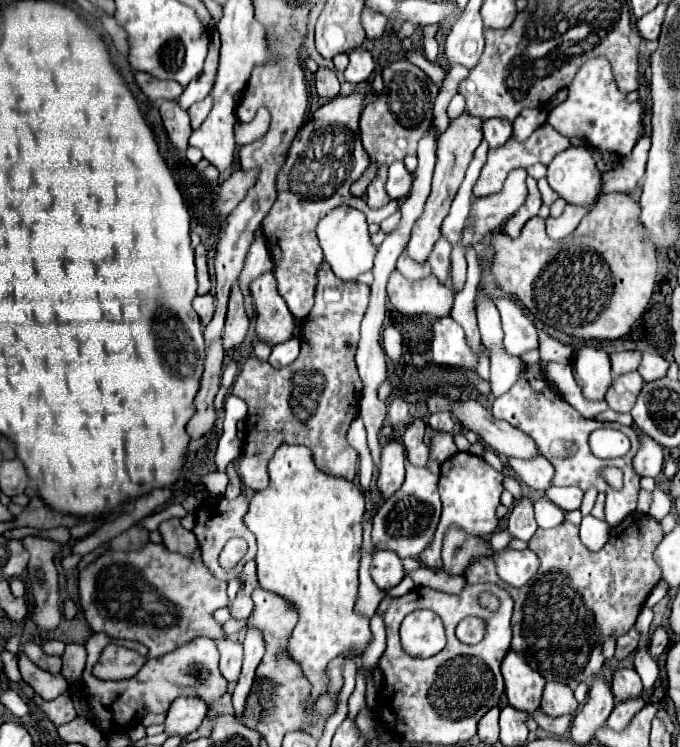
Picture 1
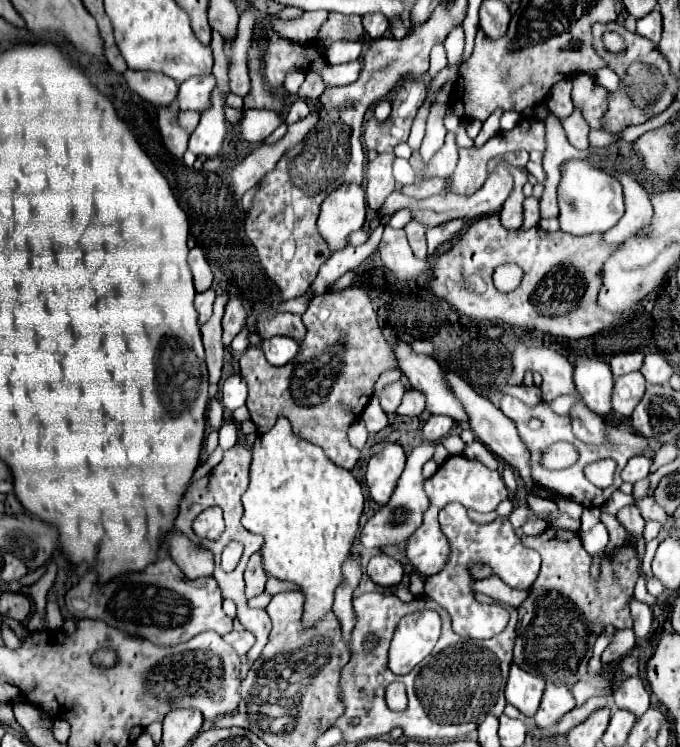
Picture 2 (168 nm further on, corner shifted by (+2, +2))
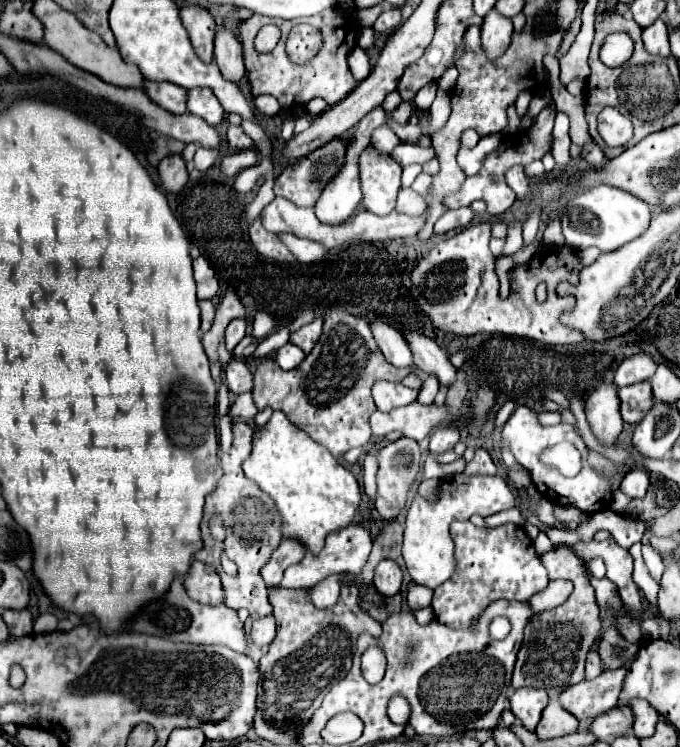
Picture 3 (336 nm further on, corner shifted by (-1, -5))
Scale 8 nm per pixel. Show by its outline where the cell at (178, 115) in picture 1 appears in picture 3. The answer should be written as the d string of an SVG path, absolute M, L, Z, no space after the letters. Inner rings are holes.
M179 154L163 158L163 162L157 166L161 186L171 194L181 194L181 190L187 184L187 168Z

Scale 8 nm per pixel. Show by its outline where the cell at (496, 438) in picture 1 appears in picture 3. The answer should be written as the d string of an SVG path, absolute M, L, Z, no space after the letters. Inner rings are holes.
M373 320L371 322L371 332L375 336L375 342L379 346L379 350L383 352L383 356L393 364L393 366L413 366L411 360L411 350L407 346L407 342L403 340L403 336L391 328L389 324L381 322L381 320Z

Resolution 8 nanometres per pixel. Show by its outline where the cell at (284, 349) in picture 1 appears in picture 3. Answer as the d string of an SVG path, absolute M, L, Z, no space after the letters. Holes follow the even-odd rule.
M287 342L285 346L281 346L281 348L277 350L277 356L275 356L277 364L279 364L283 370L293 370L293 368L297 368L297 366L303 362L303 358L305 358L305 352L303 352L299 346L291 344L291 342Z

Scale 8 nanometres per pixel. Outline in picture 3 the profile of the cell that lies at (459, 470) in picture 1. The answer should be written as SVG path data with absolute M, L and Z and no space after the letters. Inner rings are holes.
M455 474L441 480L439 498L427 502L421 496L415 496L407 512L405 542L403 542L403 560L407 572L415 584L435 590L453 574L453 540L449 536L449 524L453 520L469 520L471 514L491 516L501 510L515 506L515 496L511 494L507 482L501 476L467 476Z

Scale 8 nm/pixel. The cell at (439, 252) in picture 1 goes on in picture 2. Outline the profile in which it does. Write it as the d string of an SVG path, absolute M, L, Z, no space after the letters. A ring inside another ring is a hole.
M442 223L442 225L430 227L430 229L426 231L428 257L434 257L434 255L438 253L438 249L440 249L446 241L454 239L454 237L460 233L462 227L464 227L464 223Z

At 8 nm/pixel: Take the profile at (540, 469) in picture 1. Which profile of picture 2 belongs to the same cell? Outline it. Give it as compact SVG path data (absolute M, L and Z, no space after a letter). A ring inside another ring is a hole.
M448 373L448 383L452 383L452 391L456 391L456 397L460 399L460 403L464 403L464 409L468 411L468 415L472 415L472 423L470 429L474 431L476 439L482 441L492 453L496 453L500 459L504 459L510 467L514 467L518 471L518 475L522 477L524 483L532 481L532 471L530 471L530 451L526 449L526 445L522 443L516 425L512 419L508 419L490 399L478 395L464 379L460 379L456 373Z

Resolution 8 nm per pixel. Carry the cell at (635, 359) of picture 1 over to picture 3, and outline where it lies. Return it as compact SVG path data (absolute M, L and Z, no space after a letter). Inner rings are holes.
M637 354L631 356L627 360L621 362L621 366L615 372L615 384L617 386L631 386L635 382L645 382L655 374L657 364L645 356L645 354Z

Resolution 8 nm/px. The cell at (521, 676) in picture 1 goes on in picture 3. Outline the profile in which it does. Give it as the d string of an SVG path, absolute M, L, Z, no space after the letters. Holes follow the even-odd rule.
M519 688L511 694L511 712L521 720L527 730L535 730L541 720L541 712L545 710L549 698L545 690L537 688Z

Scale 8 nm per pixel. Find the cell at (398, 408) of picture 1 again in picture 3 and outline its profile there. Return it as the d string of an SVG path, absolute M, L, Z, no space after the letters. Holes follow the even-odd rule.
M377 382L373 386L375 406L383 412L397 408L397 406L403 406L403 404L411 404L417 398L417 394L419 394L419 390L407 388L407 386L397 384L397 382Z

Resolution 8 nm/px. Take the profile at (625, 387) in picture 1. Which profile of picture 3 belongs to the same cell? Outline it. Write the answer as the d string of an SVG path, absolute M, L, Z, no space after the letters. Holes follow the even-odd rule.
M639 382L633 386L619 388L621 400L621 416L629 424L637 424L653 406L653 392L649 382Z

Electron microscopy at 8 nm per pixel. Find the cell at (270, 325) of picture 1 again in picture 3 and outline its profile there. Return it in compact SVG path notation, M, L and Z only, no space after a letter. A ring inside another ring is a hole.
M315 318L311 324L299 328L295 334L291 334L291 342L297 344L301 350L305 350L305 354L309 354L313 350L313 346L317 344L317 340L321 338L323 332L323 318Z

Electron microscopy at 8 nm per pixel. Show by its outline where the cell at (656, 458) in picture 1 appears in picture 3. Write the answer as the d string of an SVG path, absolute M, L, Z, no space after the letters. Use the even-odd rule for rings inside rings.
M631 468L621 482L621 492L629 498L643 498L649 488L649 474L643 468Z

